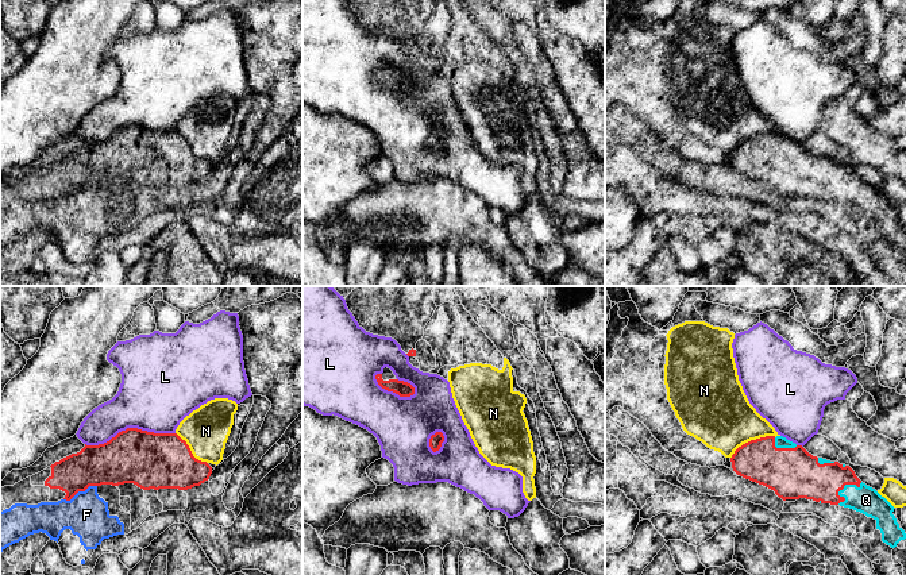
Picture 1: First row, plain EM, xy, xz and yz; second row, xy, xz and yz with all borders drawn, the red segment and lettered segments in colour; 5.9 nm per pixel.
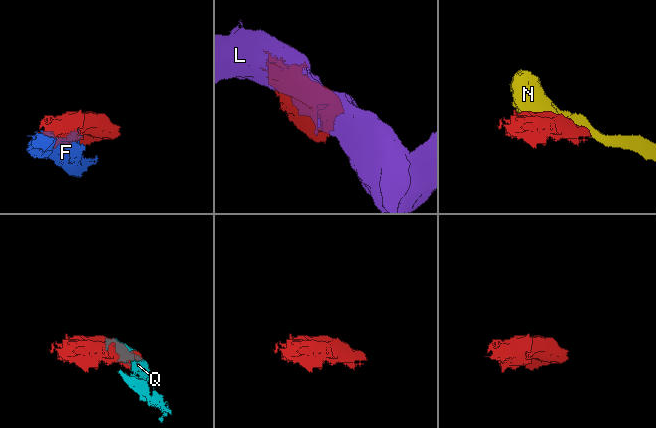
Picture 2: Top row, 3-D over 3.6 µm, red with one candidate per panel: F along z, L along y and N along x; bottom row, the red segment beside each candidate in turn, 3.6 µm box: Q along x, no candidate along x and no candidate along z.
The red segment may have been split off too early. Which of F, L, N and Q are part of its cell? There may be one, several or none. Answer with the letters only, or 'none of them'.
Q

